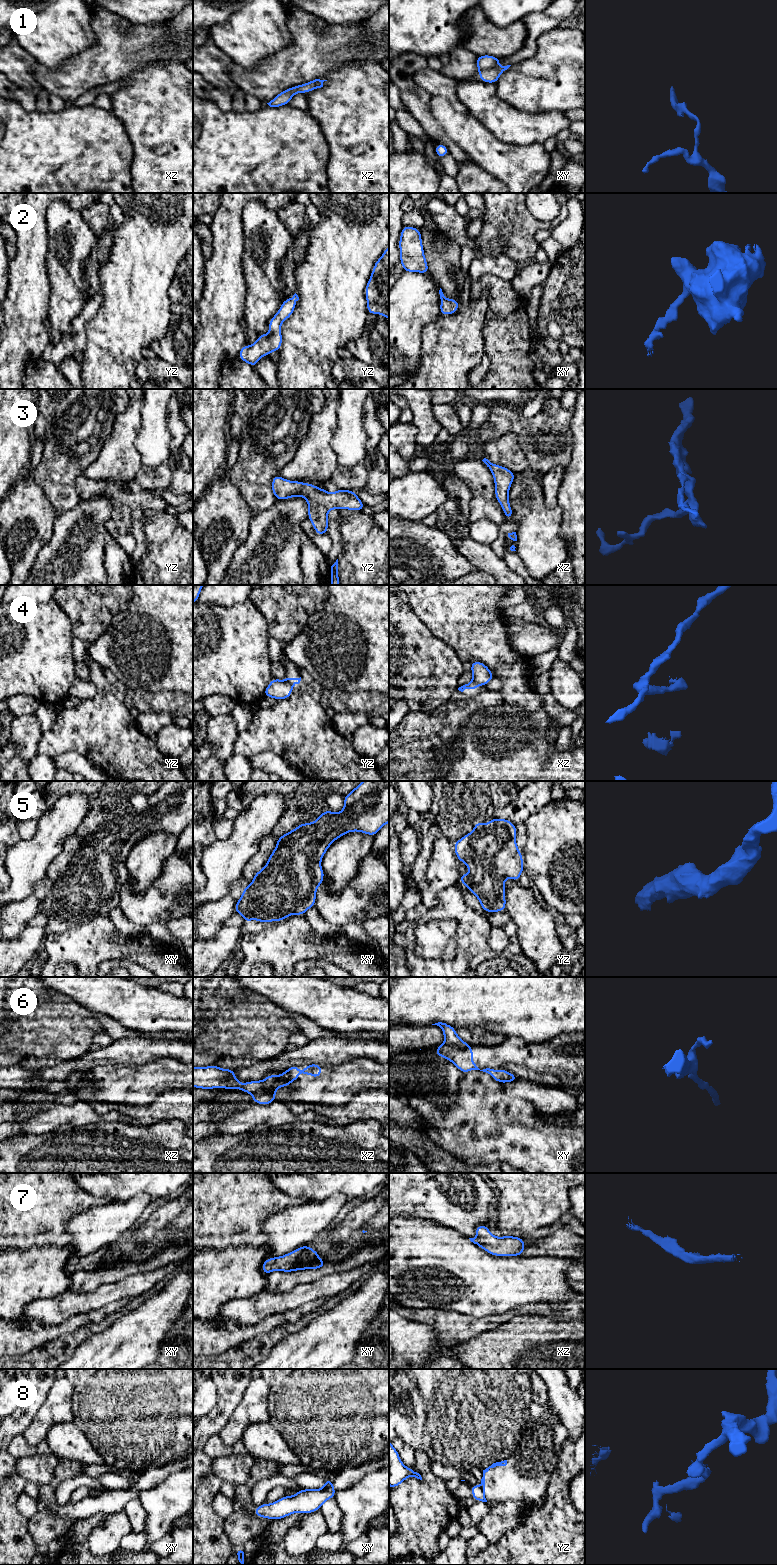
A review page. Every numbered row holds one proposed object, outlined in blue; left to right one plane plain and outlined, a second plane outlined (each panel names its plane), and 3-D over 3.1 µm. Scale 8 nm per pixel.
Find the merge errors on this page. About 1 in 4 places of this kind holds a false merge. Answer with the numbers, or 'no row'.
1, 4, 6, 8

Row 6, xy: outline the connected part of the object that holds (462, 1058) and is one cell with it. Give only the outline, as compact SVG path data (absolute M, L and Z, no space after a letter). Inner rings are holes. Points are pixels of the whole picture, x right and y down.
M442 1044L435 1049L434 1053L441 1058L448 1059L464 1074L471 1070L480 1070L472 1060L474 1052L470 1045L465 1049L460 1049L455 1046Z

